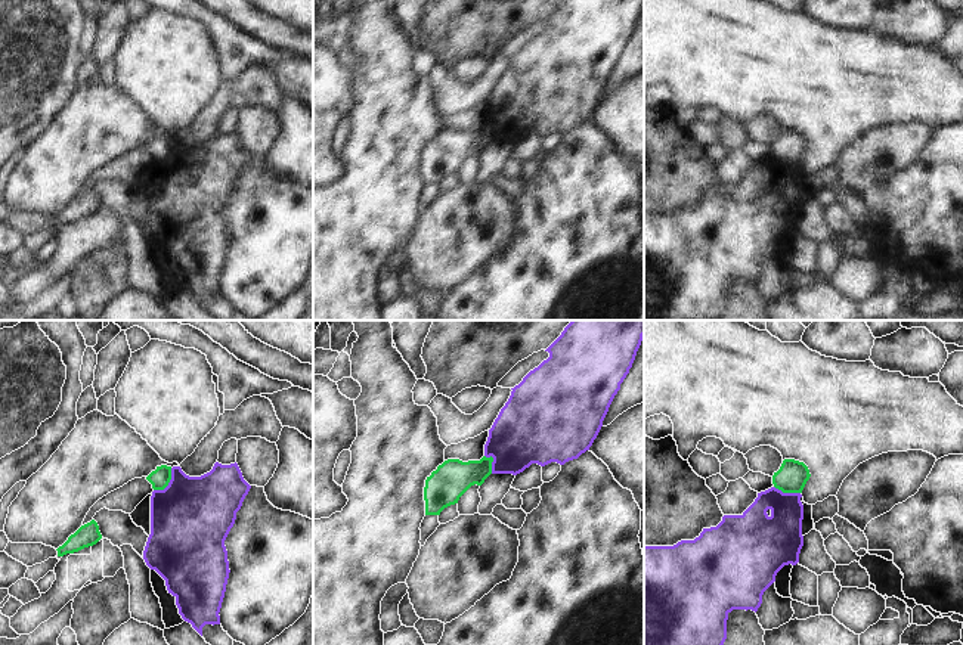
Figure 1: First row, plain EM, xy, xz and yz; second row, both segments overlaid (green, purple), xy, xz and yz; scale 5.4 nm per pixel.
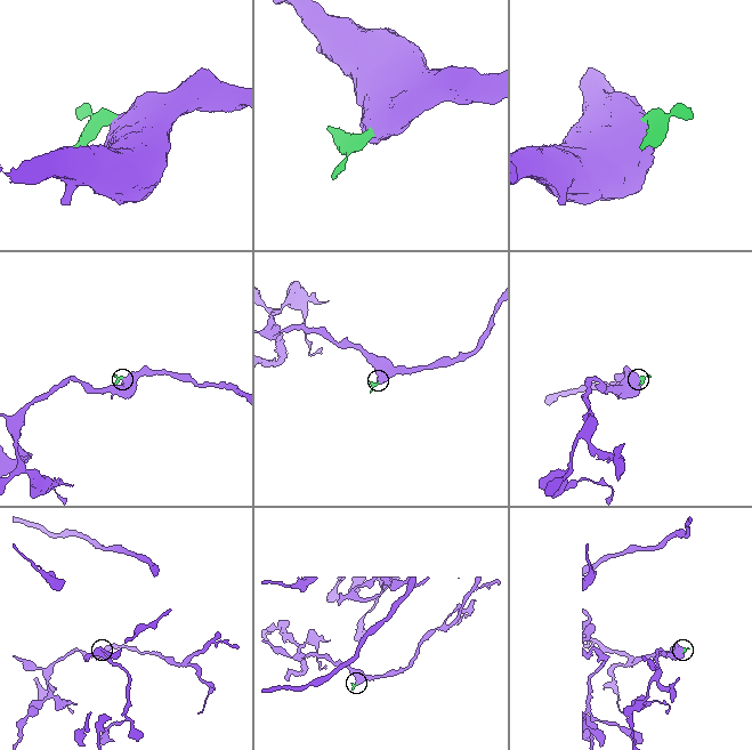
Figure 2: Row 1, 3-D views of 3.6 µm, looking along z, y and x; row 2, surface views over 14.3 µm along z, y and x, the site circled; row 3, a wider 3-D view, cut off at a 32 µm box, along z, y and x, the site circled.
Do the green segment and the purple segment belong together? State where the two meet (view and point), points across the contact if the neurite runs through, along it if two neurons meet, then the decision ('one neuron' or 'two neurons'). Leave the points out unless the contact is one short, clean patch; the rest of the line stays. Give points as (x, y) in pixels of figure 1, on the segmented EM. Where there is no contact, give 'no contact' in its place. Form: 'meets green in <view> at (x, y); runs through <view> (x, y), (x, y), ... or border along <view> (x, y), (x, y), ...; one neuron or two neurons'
meets green in xy at (169, 481); border along xy (172, 468), (169, 483), (163, 489), (154, 490); two neurons

